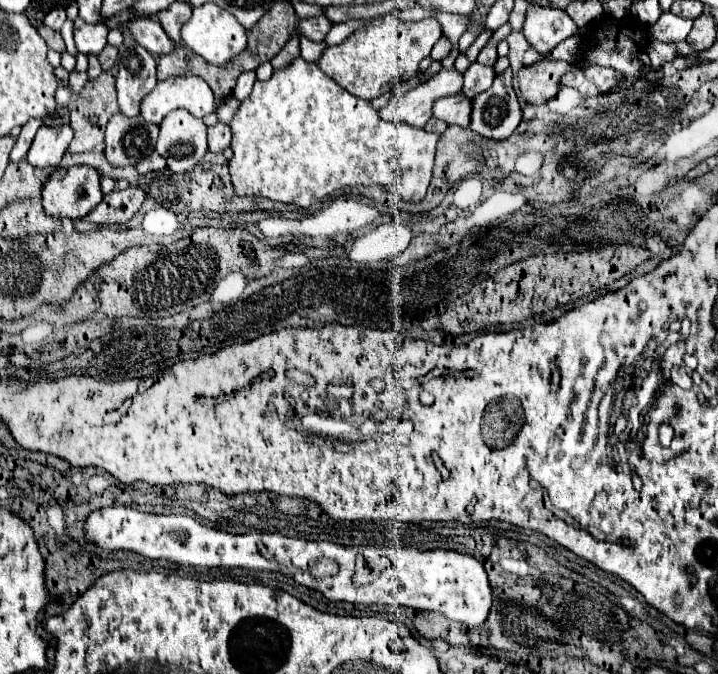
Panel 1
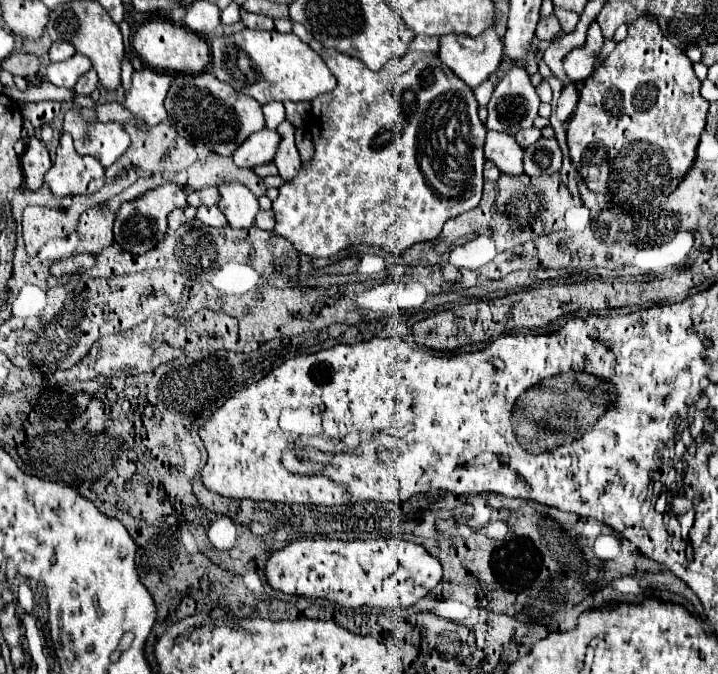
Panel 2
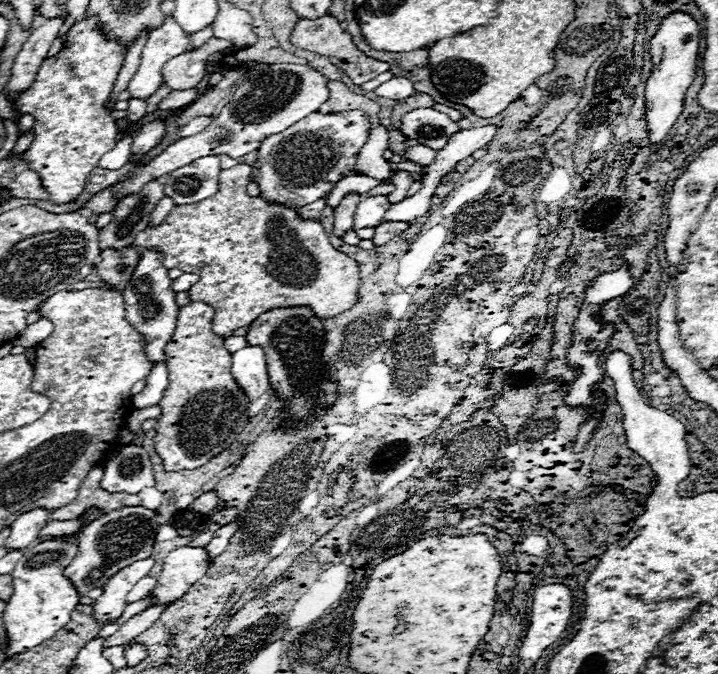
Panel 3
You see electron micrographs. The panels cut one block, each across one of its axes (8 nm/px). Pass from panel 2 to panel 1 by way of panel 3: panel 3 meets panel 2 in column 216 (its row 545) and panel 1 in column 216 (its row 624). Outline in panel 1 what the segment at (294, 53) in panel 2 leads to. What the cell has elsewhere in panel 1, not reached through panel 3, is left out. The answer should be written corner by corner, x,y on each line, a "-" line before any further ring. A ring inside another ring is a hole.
208,2
208,4
202,4
200,8
194,8
194,26
182,26
182,40
210,64
224,66
238,52
246,48
246,30
244,26
238,24
238,20
232,14

